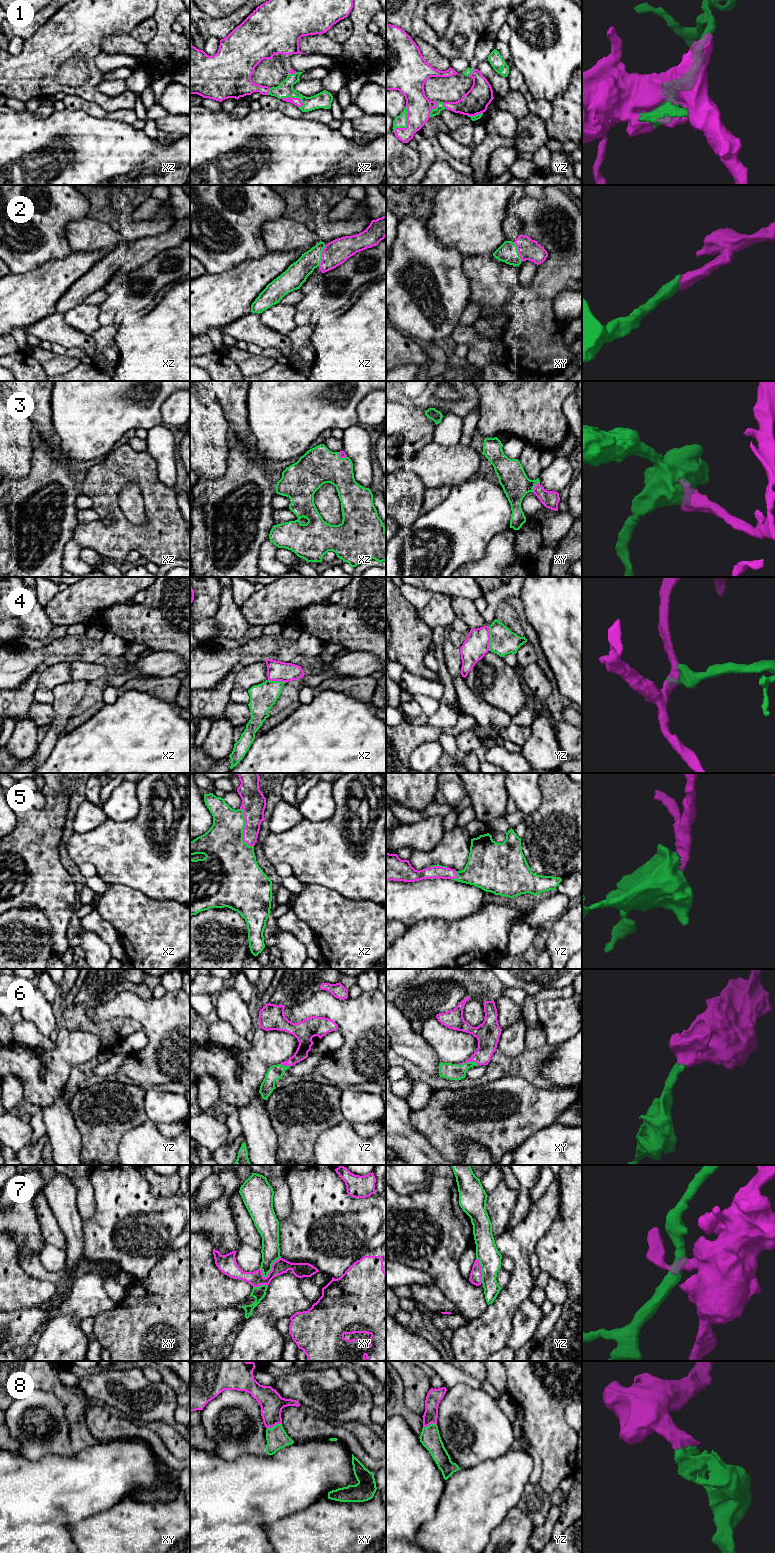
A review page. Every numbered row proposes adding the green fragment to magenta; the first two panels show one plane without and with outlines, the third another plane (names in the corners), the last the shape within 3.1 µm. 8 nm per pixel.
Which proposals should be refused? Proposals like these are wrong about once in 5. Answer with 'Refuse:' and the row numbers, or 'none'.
Refuse: 4, 7

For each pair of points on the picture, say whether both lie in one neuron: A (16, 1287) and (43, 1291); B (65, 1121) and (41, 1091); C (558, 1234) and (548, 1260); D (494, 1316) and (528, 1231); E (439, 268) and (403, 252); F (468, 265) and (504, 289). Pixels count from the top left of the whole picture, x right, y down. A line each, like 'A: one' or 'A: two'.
A: one
B: two
C: one
D: one
E: one
F: one

